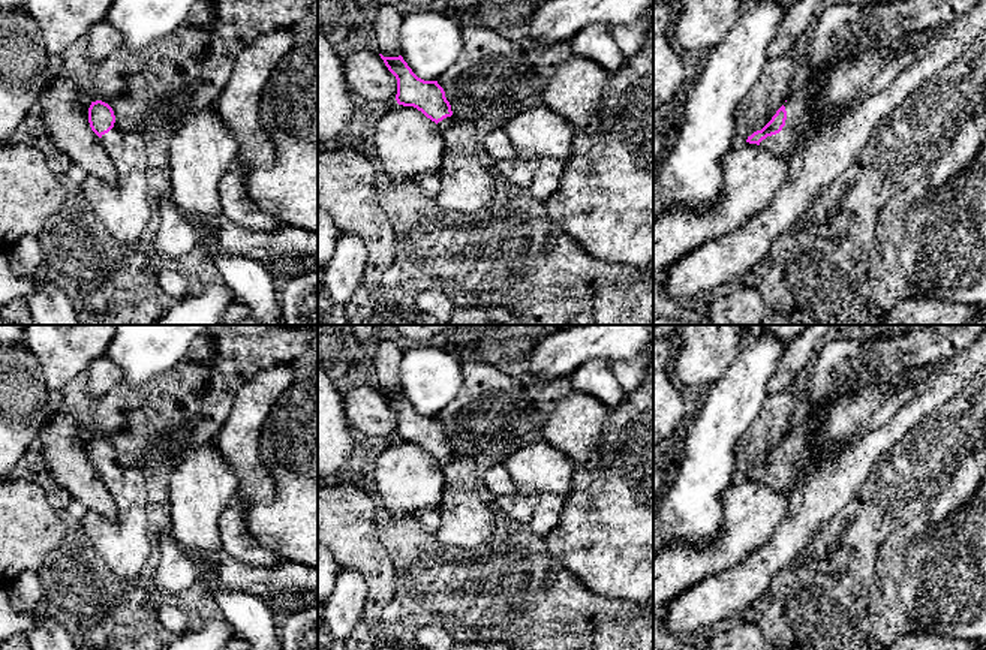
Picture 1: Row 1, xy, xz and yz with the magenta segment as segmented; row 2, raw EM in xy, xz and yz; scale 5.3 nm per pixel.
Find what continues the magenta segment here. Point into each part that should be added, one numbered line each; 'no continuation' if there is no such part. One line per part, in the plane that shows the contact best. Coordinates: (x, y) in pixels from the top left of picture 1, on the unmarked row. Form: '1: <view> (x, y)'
1: yz (817, 488)

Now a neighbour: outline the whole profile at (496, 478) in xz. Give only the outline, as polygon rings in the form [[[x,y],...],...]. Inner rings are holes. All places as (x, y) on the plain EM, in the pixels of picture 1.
[[[494,463],[483,475],[483,482],[496,497],[515,493],[515,484],[503,464]]]

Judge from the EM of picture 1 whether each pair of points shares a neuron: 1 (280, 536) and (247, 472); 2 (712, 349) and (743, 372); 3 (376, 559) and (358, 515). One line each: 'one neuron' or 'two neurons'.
1: two neurons
2: two neurons
3: one neuron

